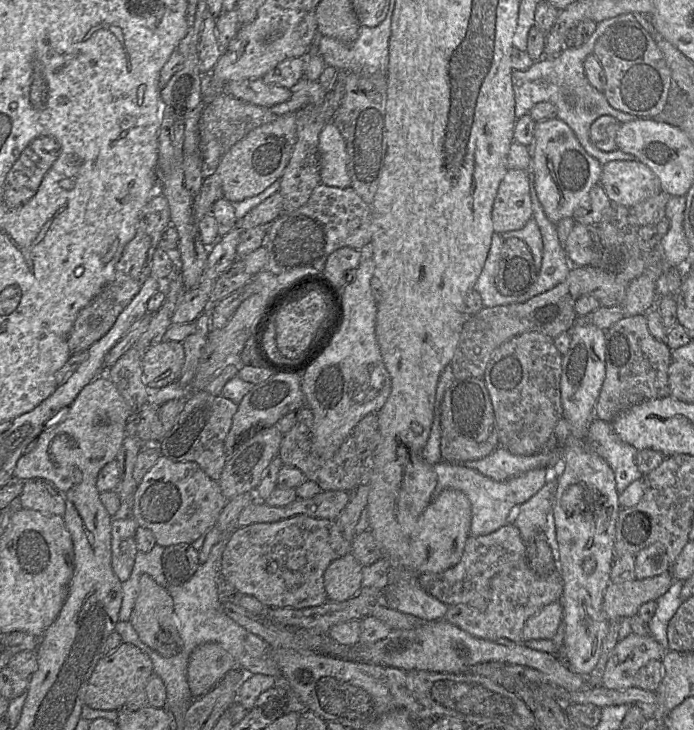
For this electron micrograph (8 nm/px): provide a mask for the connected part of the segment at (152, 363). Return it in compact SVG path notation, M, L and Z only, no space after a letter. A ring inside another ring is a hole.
M163 340L142 354L144 382L151 392L155 392L177 381L183 365L183 344Z

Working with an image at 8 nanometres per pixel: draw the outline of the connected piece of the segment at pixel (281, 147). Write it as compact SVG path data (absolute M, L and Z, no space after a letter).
M296 112L276 116L274 120L251 130L221 157L215 172L220 176L223 198L231 203L256 196L278 180L296 142Z

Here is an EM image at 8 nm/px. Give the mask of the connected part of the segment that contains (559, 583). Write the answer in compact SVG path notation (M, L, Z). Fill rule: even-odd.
M526 563L504 570L492 579L491 600L486 608L478 609L466 604L449 605L444 619L475 637L490 641L507 638L514 643L524 642L522 630L526 620L546 605L560 601L562 593L563 580L559 564L552 575L541 577Z

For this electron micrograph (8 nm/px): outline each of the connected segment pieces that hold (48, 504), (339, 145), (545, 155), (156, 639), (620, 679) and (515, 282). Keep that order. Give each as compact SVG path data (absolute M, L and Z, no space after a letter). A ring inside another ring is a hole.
M42 478L26 480L19 496L22 508L39 511L42 514L65 514L65 499L59 489Z
M333 122L325 123L320 131L318 152L321 183L338 188L350 187L345 141Z
M556 117L535 122L530 171L534 175L538 199L552 223L573 217L575 210L587 199L591 188L600 182L602 167L583 149L564 121Z
M148 574L140 577L139 591L129 621L140 641L163 658L173 657L181 651L182 640L173 612L173 599L167 588L158 585Z
M631 633L612 650L602 678L602 686L626 690L635 686L638 671L651 660L662 660L667 650L653 636Z
M519 238L504 241L501 250L497 289L505 296L519 296L534 284L537 271L527 244Z

